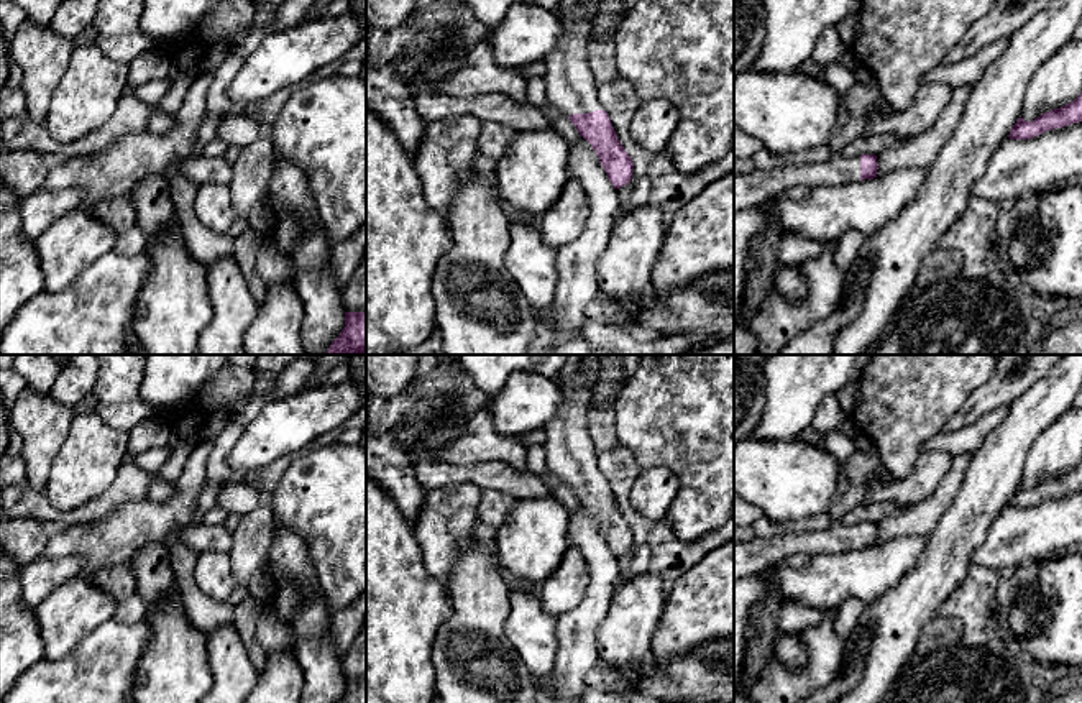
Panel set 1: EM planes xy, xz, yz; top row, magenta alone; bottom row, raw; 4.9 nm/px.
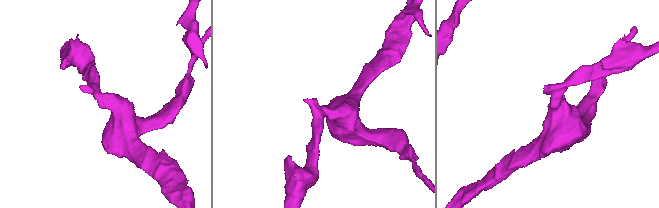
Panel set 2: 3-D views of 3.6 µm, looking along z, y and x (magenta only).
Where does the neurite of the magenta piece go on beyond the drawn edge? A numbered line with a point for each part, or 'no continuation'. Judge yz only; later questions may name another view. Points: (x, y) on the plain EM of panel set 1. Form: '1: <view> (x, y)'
1: yz (751, 559)

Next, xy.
no continuation

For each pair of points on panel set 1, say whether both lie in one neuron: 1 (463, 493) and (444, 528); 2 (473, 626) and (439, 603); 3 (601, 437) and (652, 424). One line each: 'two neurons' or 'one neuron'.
1: one neuron
2: two neurons
3: two neurons

